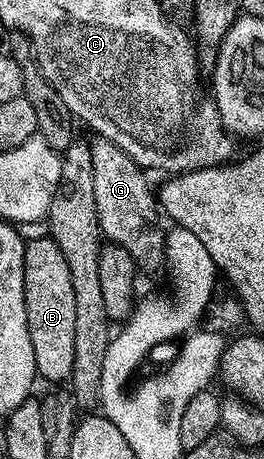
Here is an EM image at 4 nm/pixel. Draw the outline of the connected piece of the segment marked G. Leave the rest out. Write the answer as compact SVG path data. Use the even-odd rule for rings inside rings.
M95 141L90 151L96 184L96 212L103 235L113 245L125 248L141 269L142 266L146 270L153 266L161 267L164 262L166 236L164 226L158 223L160 210L156 205L155 191L146 187L147 175L143 167L137 166L114 142Z

